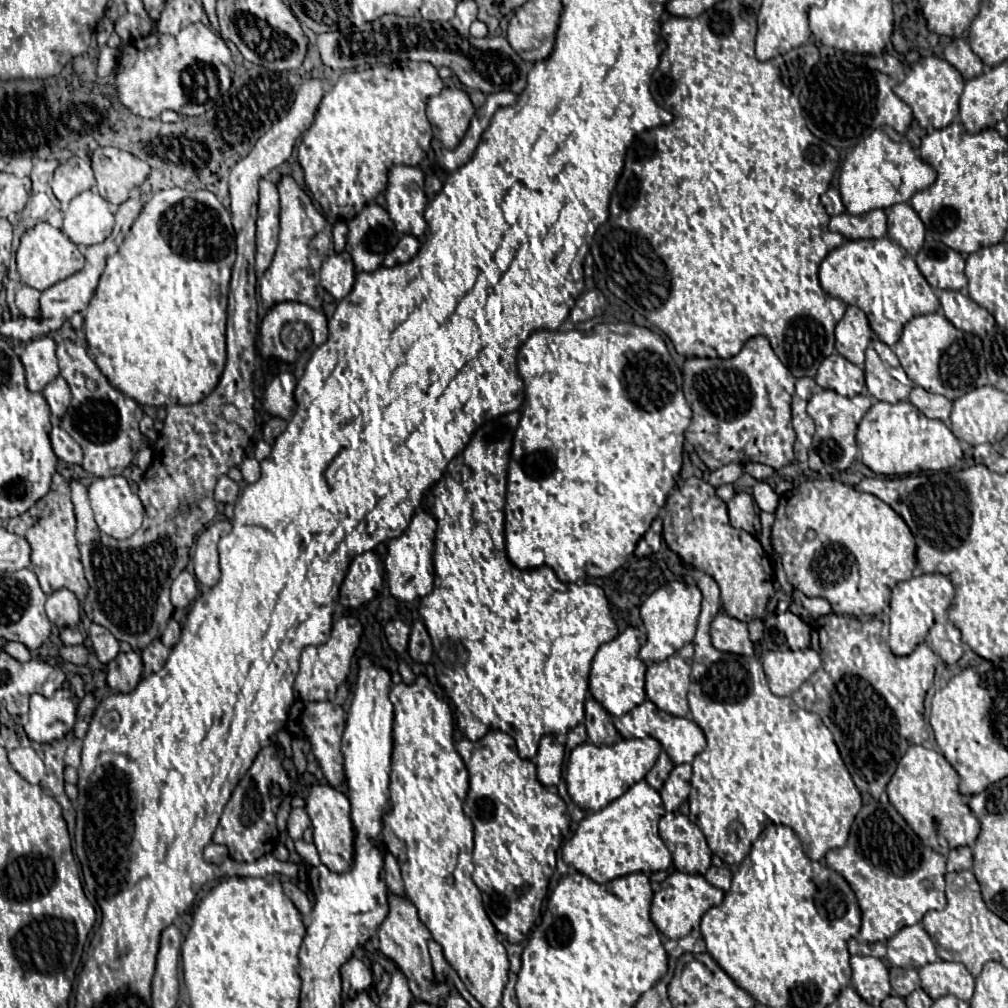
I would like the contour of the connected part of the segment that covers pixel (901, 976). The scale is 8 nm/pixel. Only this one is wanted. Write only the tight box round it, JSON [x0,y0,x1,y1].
[890,967,920,997]

